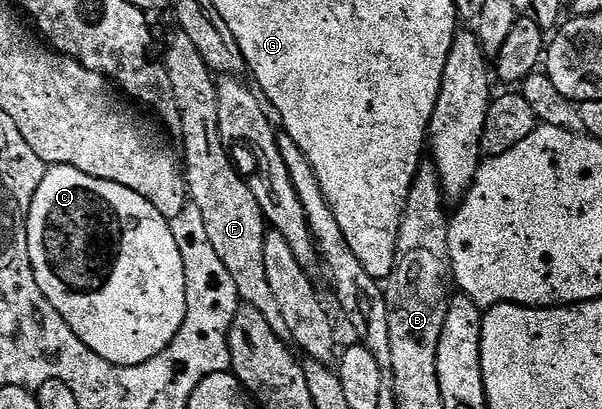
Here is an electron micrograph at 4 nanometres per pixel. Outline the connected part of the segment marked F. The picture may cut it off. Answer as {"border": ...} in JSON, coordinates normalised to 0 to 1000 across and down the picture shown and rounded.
{"border":[[[365,335],[349,340],[350,359],[334,357],[324,386],[327,396],[327,450],[317,460],[317,484],[326,511],[341,538],[341,555],[350,577],[350,597],[357,597],[357,616],[377,645],[377,660],[395,697],[402,741],[414,741],[447,787],[455,814],[473,822],[482,814],[480,792],[467,760],[467,736],[450,704],[450,685],[444,680],[440,643],[440,575],[444,540],[434,511],[432,489],[422,457],[414,457],[394,428],[387,396],[380,389],[379,355],[370,352]]]}

